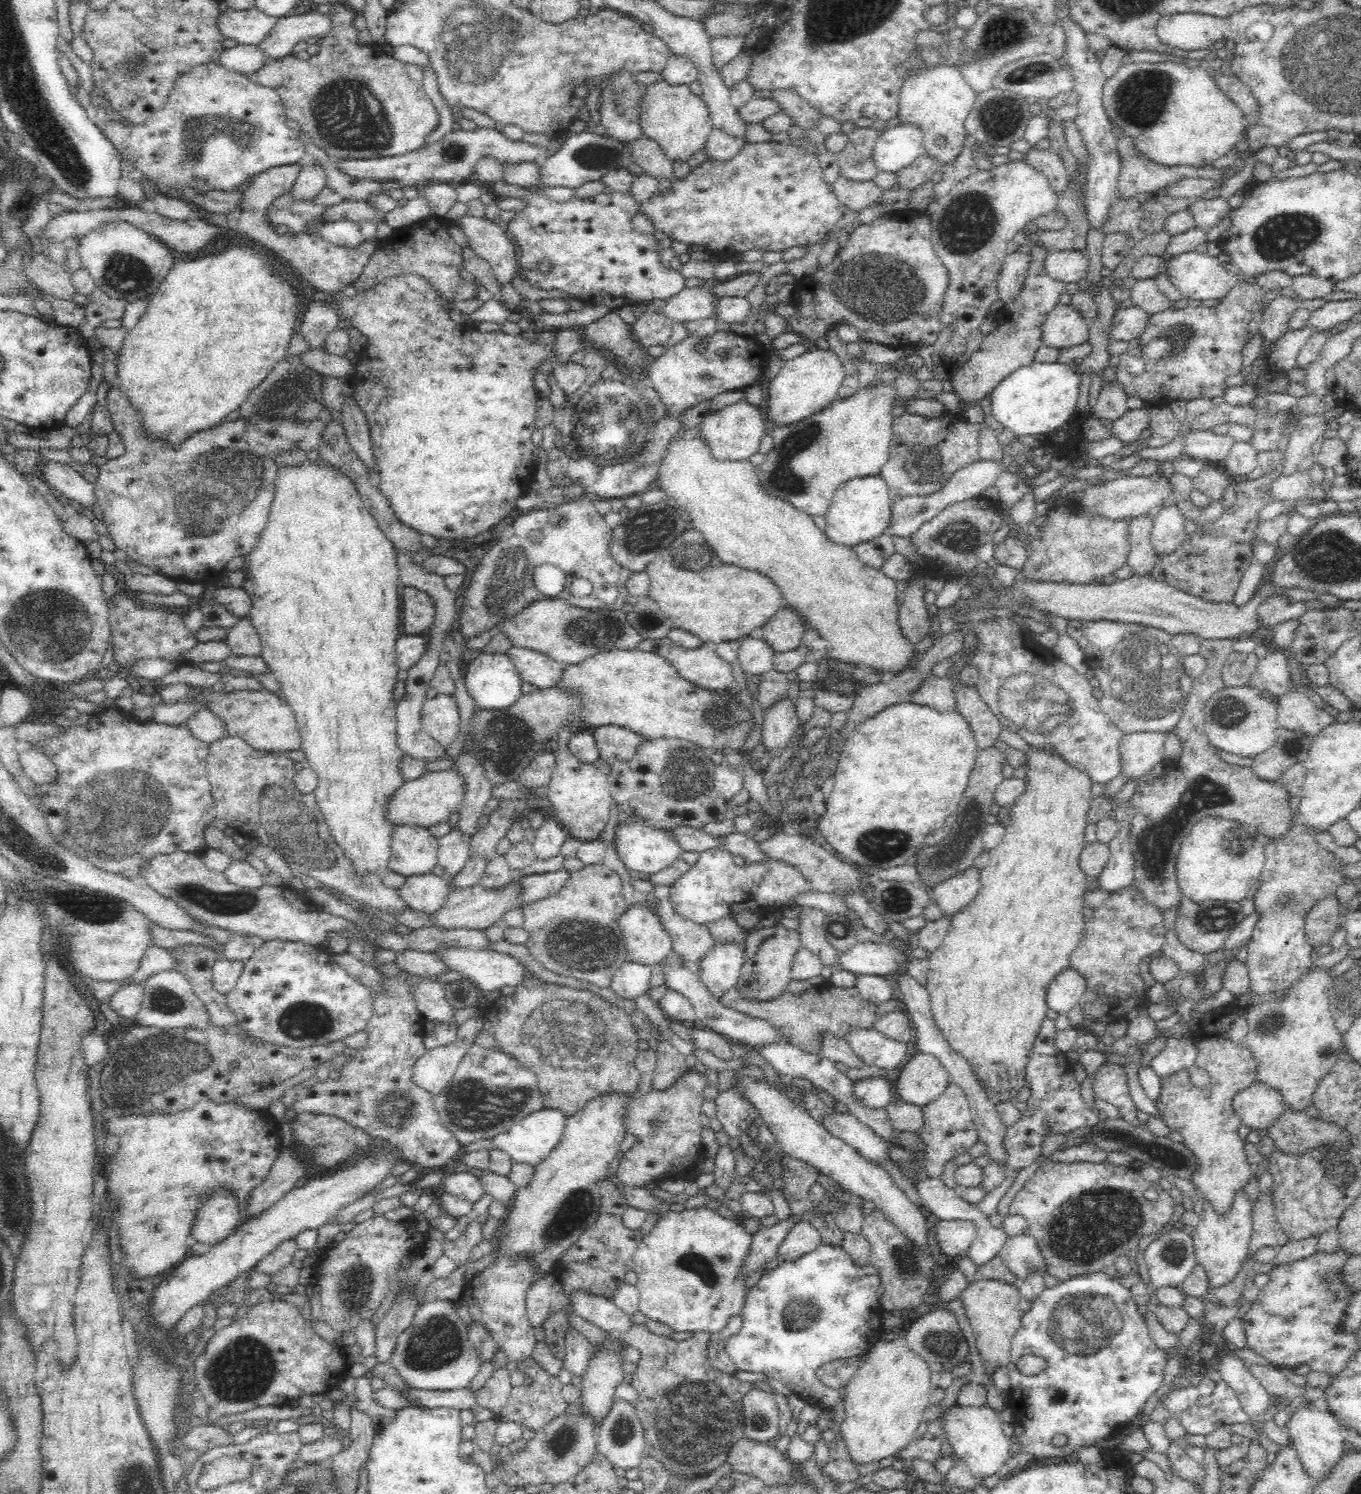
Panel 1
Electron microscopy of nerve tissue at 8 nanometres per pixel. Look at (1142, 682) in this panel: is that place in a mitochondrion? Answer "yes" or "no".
yes

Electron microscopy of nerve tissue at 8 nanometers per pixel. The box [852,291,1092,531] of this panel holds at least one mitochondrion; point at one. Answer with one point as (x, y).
(919, 462)

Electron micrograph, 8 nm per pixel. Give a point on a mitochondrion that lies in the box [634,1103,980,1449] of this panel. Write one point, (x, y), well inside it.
(802, 1312)

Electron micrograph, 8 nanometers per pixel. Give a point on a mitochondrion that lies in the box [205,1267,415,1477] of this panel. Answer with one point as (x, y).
(245, 1372)

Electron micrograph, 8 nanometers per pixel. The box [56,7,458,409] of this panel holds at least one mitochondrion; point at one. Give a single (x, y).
(348, 117)

